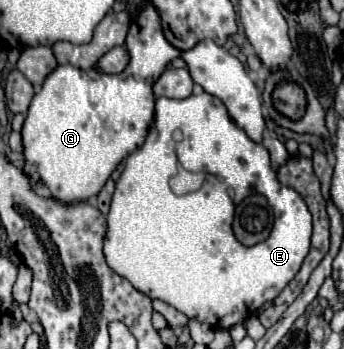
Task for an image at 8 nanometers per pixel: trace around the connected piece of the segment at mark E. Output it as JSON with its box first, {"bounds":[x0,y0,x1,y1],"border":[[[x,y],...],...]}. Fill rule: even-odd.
{"bounds":[105,93,311,329],"border":[[[209,93],[189,95],[185,99],[159,97],[155,101],[155,121],[153,133],[147,135],[143,147],[133,151],[125,159],[125,169],[117,181],[111,211],[107,215],[107,235],[105,235],[105,257],[107,265],[127,279],[137,291],[151,299],[165,301],[189,319],[197,319],[213,329],[231,329],[233,325],[245,321],[249,315],[257,313],[261,307],[271,303],[285,285],[297,275],[311,241],[311,215],[305,201],[297,191],[285,187],[277,181],[275,171],[269,165],[269,153],[263,145],[253,143],[245,131],[241,131],[229,117],[221,99]],[[177,163],[189,171],[203,171],[215,177],[207,177],[203,187],[187,193],[175,195],[169,189],[169,179],[175,175]],[[245,195],[265,195],[273,207],[275,223],[271,235],[253,245],[239,247],[233,235],[233,202],[239,204]]]}

